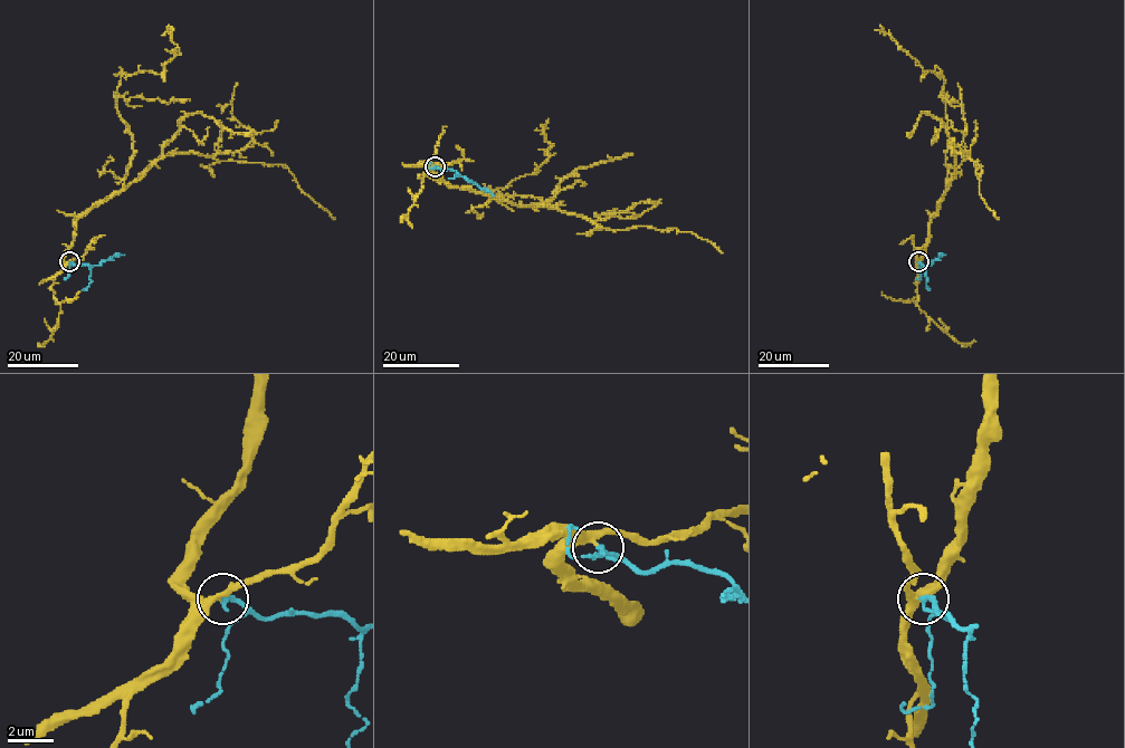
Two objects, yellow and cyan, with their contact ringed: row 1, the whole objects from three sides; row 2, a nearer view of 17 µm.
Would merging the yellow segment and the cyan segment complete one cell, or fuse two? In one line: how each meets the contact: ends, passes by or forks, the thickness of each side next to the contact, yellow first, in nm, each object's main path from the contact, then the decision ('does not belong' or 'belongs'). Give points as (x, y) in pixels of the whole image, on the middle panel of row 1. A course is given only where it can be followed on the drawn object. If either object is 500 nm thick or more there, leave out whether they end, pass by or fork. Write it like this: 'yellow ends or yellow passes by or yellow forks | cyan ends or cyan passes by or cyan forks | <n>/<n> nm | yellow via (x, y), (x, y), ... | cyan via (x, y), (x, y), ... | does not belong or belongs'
yellow passes by | cyan ends | 260/220 nm | yellow via (435, 166), (429, 169), (455, 188), (516, 204), (558, 208), (613, 230), (641, 227), (688, 231), (722, 253) | cyan via (435, 166), (455, 170), (495, 195) | belongs

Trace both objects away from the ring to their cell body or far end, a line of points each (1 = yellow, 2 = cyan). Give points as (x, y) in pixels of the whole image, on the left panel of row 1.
1: (69, 262), (64, 256), (73, 241), (74, 222), (158, 161), (174, 153), (283, 164), (298, 186), (334, 219)
2: (69, 262), (93, 267), (124, 255)

